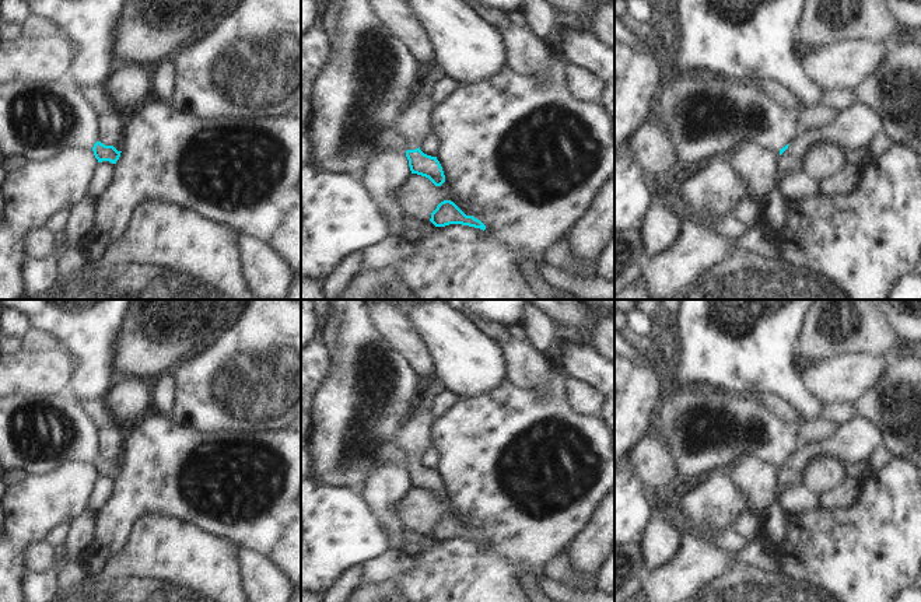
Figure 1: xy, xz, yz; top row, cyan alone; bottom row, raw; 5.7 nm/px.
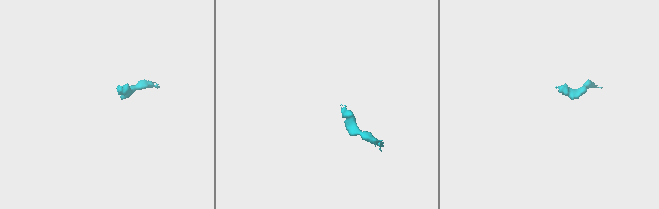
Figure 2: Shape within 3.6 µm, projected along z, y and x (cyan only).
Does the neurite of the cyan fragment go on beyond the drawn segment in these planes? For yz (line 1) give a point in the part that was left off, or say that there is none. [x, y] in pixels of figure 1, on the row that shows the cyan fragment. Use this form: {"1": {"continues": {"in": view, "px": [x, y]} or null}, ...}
{"1": {"continues": null}}

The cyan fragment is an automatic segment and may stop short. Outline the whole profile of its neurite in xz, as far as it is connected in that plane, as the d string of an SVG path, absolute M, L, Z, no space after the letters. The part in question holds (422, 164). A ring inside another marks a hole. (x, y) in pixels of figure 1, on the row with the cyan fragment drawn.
M437 64L428 66L426 74L419 81L417 91L407 106L398 115L393 130L400 136L407 147L406 157L412 174L428 178L435 186L445 182L442 167L437 157L424 154L420 150L424 137L431 132L431 101L434 85L444 77Z

